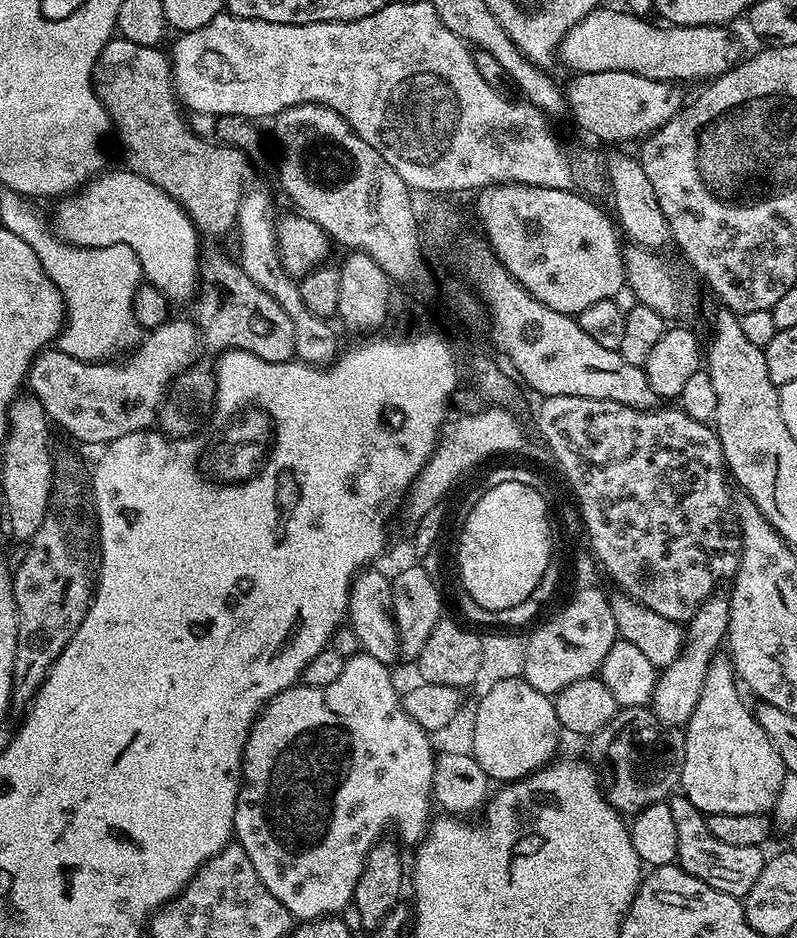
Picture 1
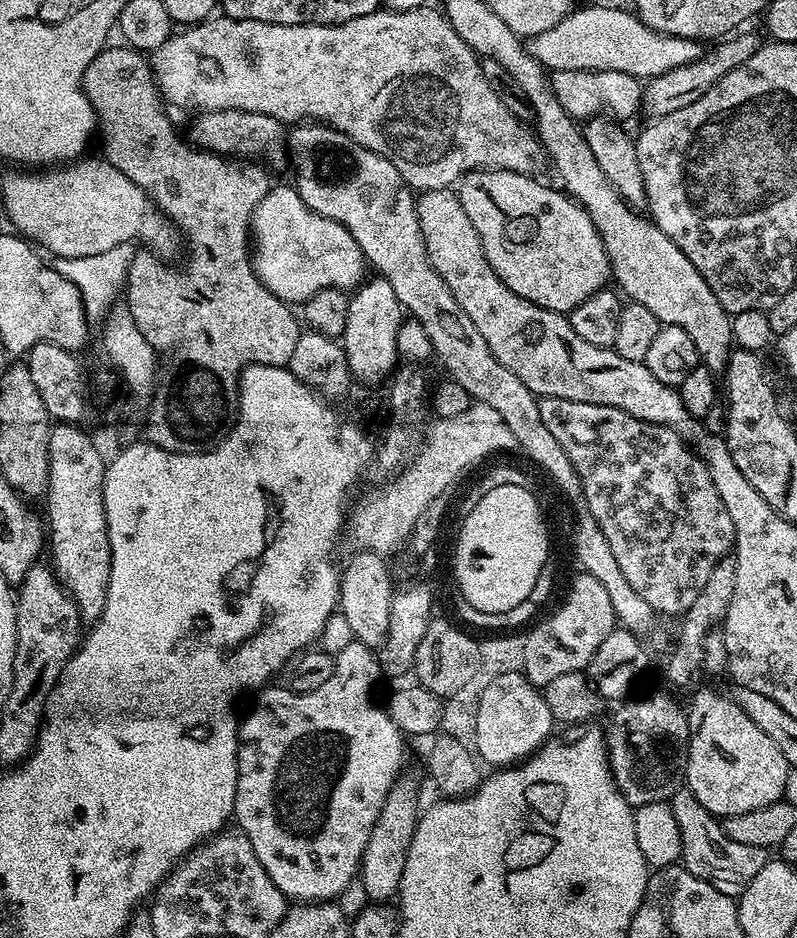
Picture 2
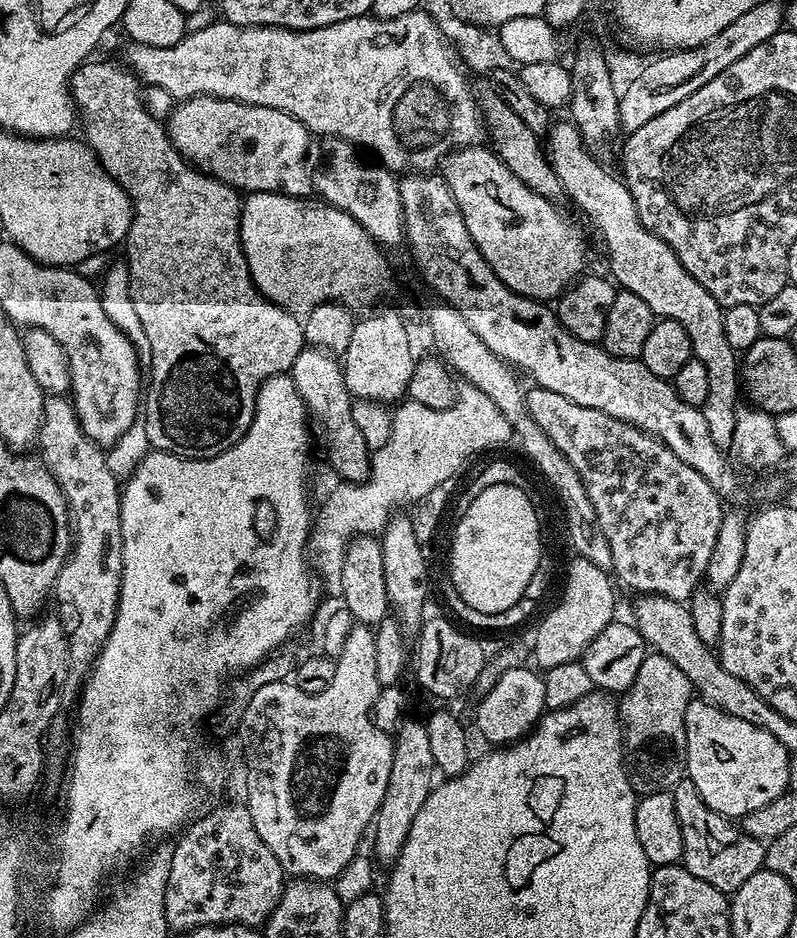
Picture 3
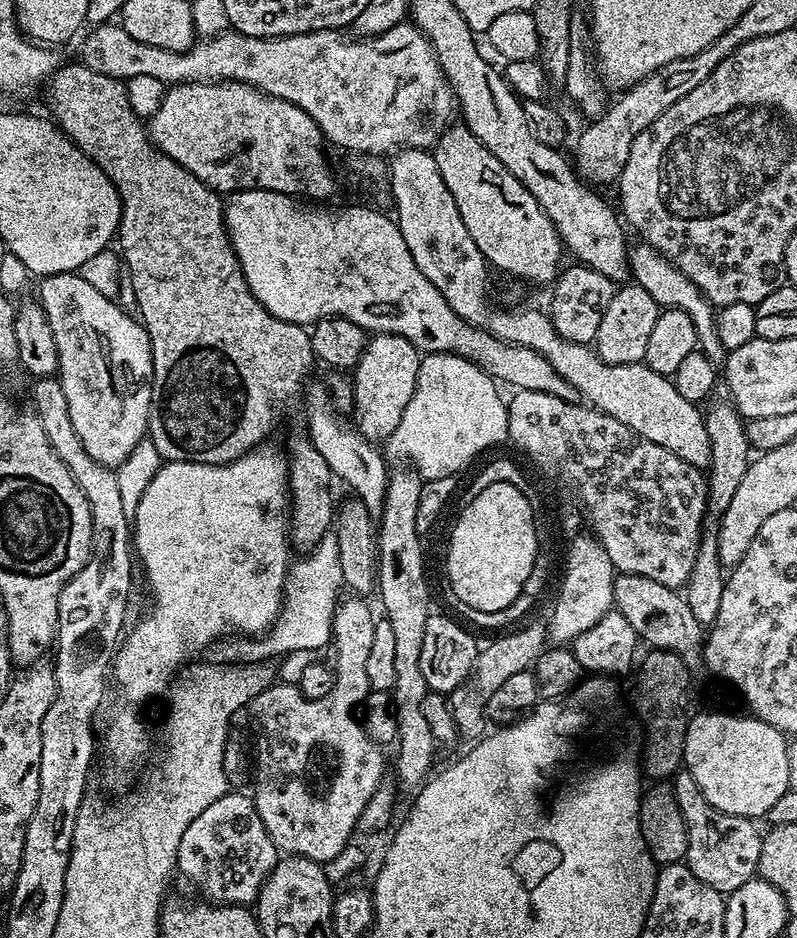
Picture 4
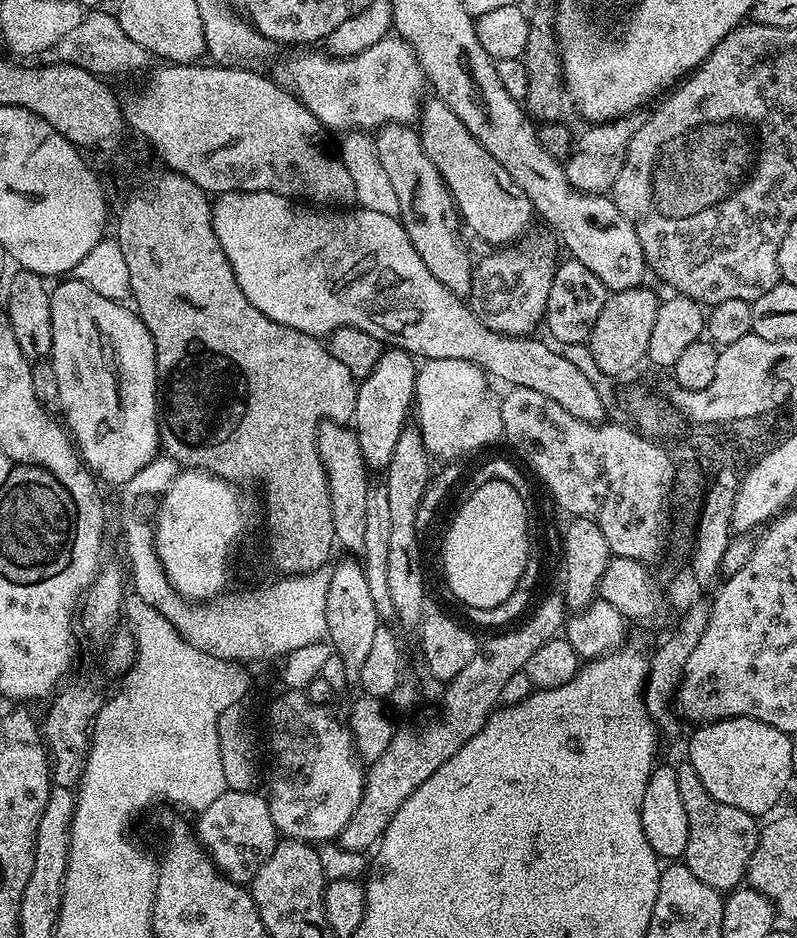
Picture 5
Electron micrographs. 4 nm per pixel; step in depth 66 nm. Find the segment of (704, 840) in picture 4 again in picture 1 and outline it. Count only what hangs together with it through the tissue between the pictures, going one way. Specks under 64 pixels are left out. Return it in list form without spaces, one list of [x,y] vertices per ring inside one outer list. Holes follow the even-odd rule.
[[[676,794],[667,801],[670,814],[674,817],[674,827],[678,829],[678,854],[676,860],[686,874],[706,882],[706,886],[714,886],[714,890],[722,890],[722,894],[730,894],[737,898],[747,896],[750,886],[758,882],[758,874],[764,869],[765,853],[754,846],[726,846],[719,838],[710,834],[710,826],[705,813],[698,811],[694,802],[683,794]]]

